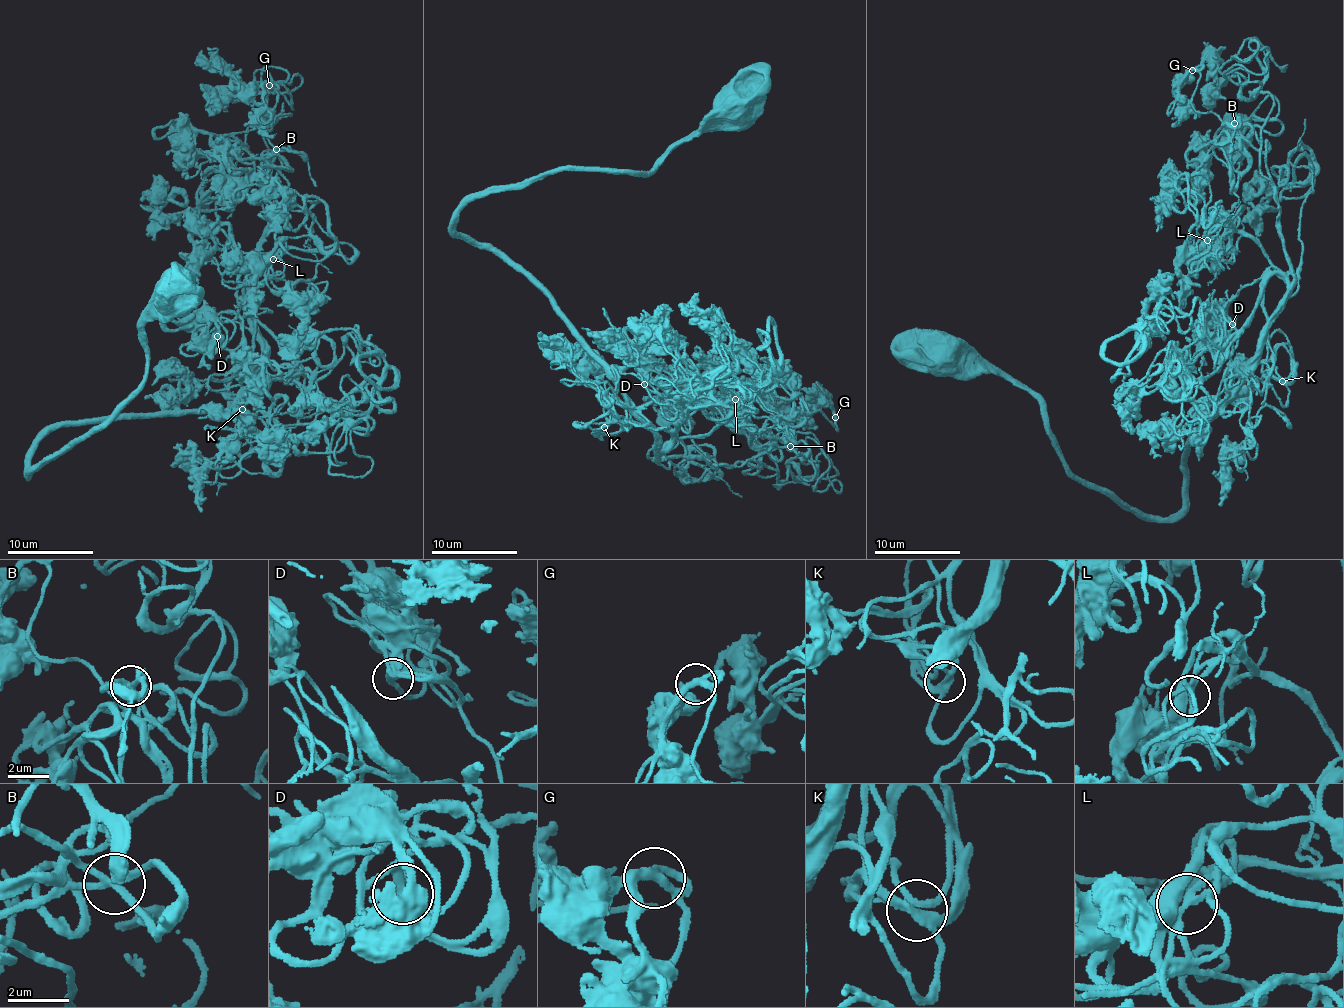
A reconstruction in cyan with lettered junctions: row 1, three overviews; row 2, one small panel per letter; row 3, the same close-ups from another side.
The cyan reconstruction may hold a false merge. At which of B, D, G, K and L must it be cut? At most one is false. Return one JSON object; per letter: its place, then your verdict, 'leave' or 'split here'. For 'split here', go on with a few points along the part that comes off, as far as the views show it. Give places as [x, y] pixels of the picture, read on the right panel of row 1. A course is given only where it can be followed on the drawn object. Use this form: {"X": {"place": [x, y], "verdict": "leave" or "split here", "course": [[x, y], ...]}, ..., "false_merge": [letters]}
{"B": {"place": [1234, 123], "verdict": "leave"}, "D": {"place": [1232, 324], "verdict": "leave"}, "G": {"place": [1192, 70], "verdict": "leave"}, "K": {"place": [1282, 381], "verdict": "leave"}, "L": {"place": [1207, 240], "verdict": "leave"}, "false_merge": []}

